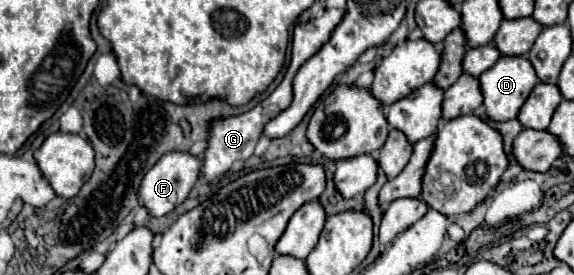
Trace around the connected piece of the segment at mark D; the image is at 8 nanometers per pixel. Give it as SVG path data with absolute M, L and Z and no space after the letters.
M500 56L498 62L494 64L494 68L486 70L480 78L480 92L484 96L484 108L486 108L486 116L494 122L506 122L518 116L520 106L524 104L526 96L532 92L532 88L538 84L538 78L534 76L534 68L530 64L528 58L524 56Z

